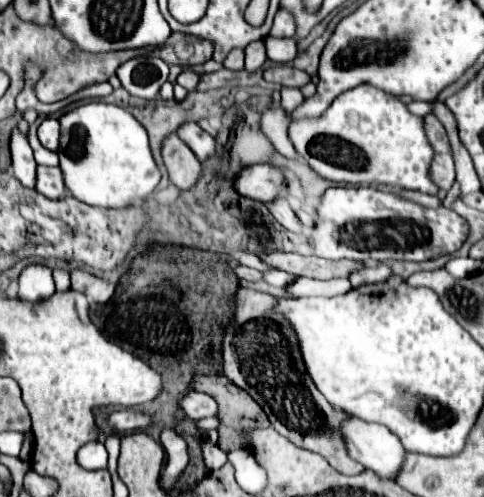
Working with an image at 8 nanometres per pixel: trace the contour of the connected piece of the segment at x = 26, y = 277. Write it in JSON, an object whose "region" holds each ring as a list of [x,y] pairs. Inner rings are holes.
{"region":[[[28,265],[20,279],[18,279],[18,297],[22,301],[30,301],[30,303],[38,303],[42,299],[48,299],[54,295],[54,279],[52,279],[52,271],[48,267],[42,265]]]}

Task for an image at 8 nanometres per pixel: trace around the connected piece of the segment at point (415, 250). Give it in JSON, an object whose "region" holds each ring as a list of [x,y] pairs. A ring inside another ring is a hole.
{"region":[[[332,187],[324,193],[322,203],[318,207],[318,225],[312,235],[312,245],[318,257],[324,259],[352,259],[352,261],[362,261],[368,263],[372,261],[428,261],[428,259],[438,259],[442,255],[450,255],[458,251],[466,239],[468,239],[468,221],[460,217],[456,211],[446,209],[444,205],[430,209],[422,207],[414,201],[402,199],[396,193],[386,193],[378,191],[372,187]]]}

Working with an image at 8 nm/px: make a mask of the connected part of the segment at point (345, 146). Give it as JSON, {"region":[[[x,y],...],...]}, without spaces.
{"region":[[[358,85],[338,95],[320,117],[294,119],[288,133],[314,133],[314,151],[308,161],[324,179],[352,185],[384,183],[428,195],[438,193],[430,179],[434,149],[426,137],[424,119],[412,115],[396,95],[374,85]]]}

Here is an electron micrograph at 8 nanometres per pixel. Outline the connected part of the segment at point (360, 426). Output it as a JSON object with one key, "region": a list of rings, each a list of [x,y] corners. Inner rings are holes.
{"region":[[[350,417],[350,421],[342,427],[342,433],[346,433],[350,457],[378,473],[380,479],[396,481],[398,471],[404,465],[406,449],[390,429]]]}

